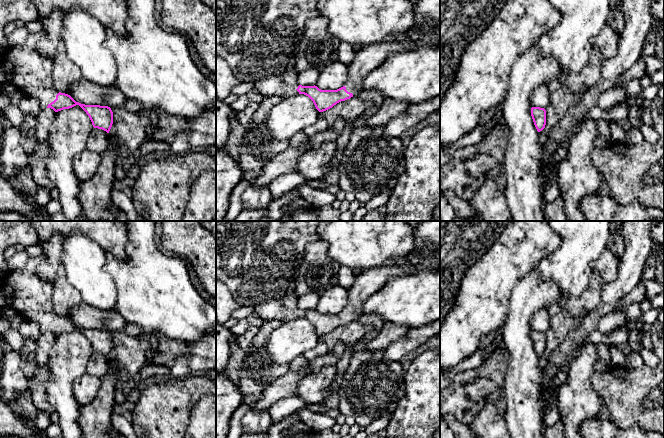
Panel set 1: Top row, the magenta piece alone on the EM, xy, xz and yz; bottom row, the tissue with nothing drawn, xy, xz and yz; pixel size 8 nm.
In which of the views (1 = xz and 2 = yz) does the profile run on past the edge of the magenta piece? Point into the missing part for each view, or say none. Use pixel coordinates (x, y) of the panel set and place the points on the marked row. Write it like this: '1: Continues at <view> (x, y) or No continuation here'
1: Continues at xz (259, 39)
2: No continuation here

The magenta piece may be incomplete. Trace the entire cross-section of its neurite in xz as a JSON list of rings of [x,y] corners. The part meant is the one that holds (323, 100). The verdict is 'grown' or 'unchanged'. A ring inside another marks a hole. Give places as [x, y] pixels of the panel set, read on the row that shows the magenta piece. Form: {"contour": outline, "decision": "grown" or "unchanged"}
{"contour": [[[216,0],[216,55],[223,58],[233,71],[233,74],[240,82],[252,83],[254,90],[267,96],[278,96],[281,99],[297,94],[308,96],[319,112],[326,111],[341,101],[358,96],[364,89],[365,77],[380,64],[382,64],[390,54],[403,51],[403,41],[411,39],[416,41],[420,37],[420,23],[423,18],[428,21],[440,19],[440,0],[419,0],[415,4],[414,12],[416,25],[407,32],[387,36],[382,42],[374,43],[355,52],[355,57],[349,66],[349,77],[345,85],[337,90],[321,90],[317,86],[302,86],[297,82],[298,73],[295,70],[297,51],[301,43],[306,21],[317,17],[317,3],[319,0]]], "decision": "grown"}

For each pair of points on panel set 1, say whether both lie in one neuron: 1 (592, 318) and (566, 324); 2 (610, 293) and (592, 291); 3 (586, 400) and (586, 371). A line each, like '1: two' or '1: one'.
1: two
2: two
3: one

